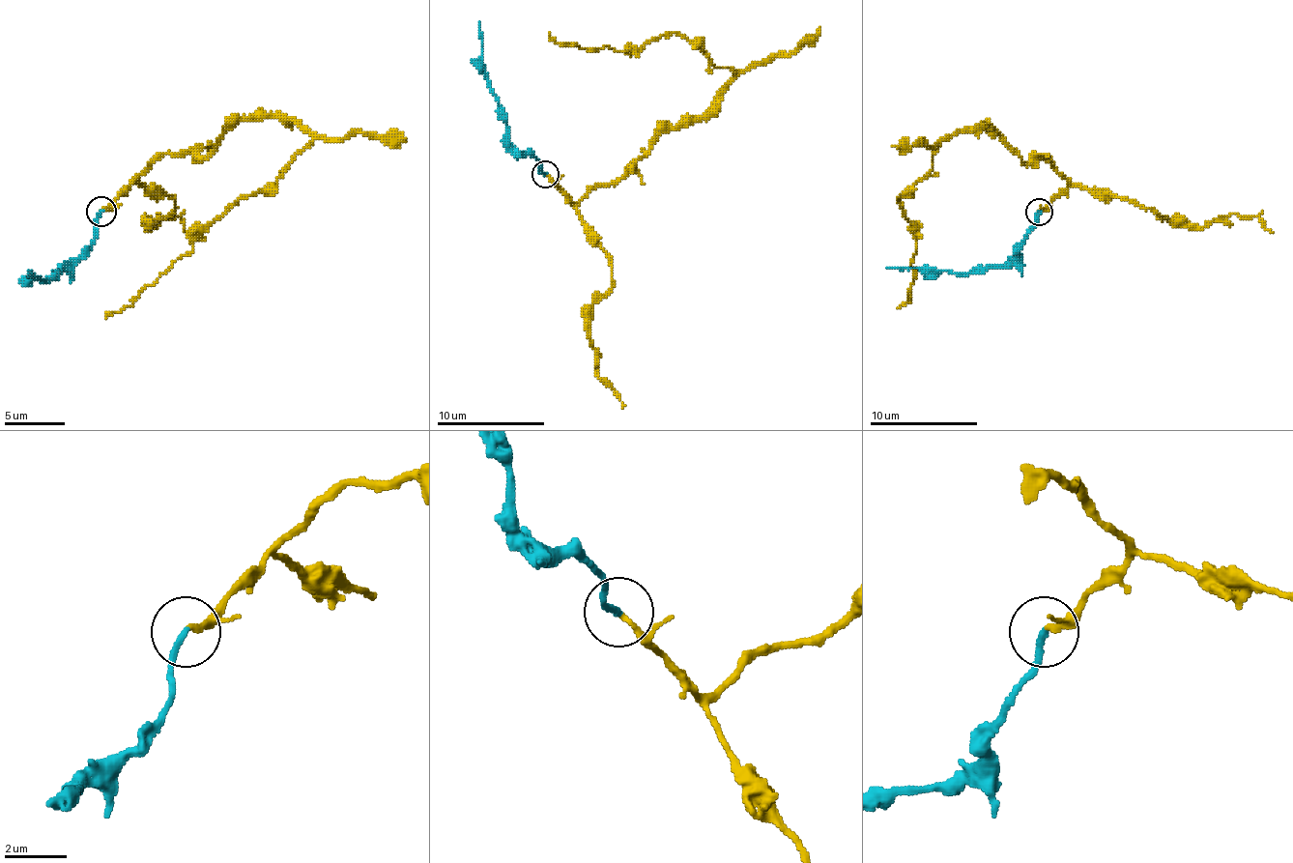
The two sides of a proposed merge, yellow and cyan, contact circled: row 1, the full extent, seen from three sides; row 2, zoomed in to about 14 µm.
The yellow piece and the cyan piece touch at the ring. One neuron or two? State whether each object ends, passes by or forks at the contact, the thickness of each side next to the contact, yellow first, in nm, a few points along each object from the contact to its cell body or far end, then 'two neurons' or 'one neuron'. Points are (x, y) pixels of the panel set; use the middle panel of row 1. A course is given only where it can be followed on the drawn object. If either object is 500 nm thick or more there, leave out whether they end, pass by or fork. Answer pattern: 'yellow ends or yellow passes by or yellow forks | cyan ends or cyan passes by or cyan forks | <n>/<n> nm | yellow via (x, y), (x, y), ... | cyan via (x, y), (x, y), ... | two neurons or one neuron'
yellow ends | cyan ends | 170/200 nm | yellow via (544, 173), (574, 203), (617, 184), (736, 72), (674, 32), (625, 51), (562, 45), (550, 32) | cyan via (544, 173), (538, 162), (517, 151), (506, 137), (503, 108), (493, 92), (482, 62), (479, 21) | one neuron

